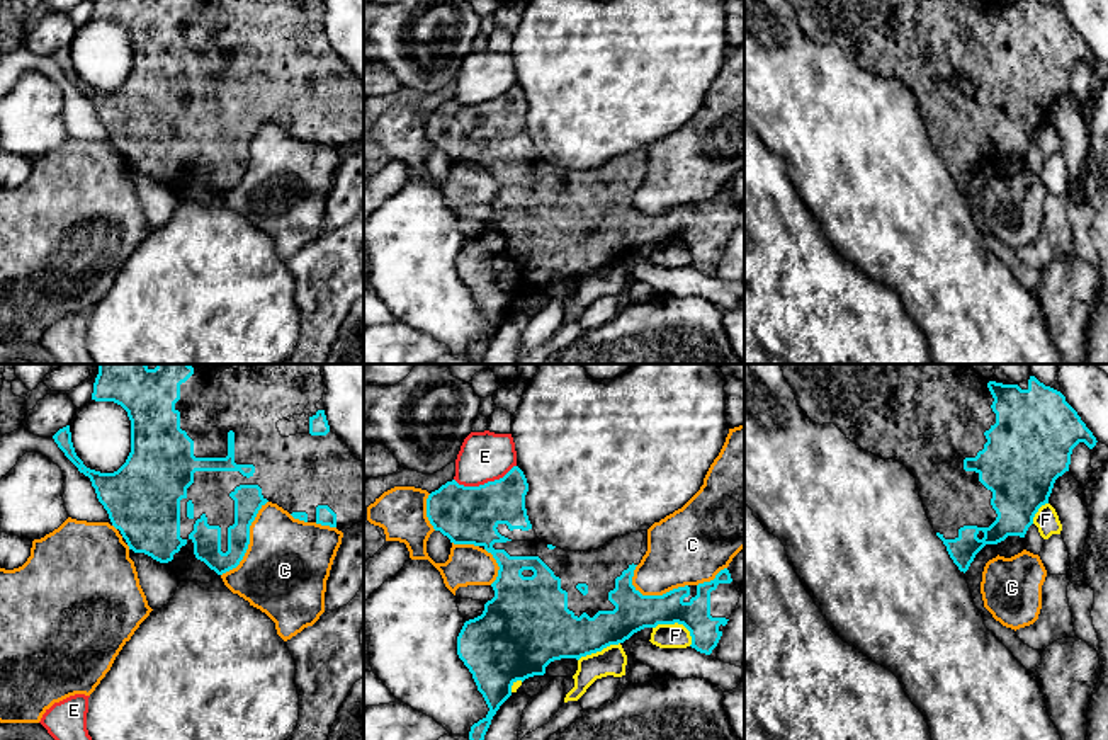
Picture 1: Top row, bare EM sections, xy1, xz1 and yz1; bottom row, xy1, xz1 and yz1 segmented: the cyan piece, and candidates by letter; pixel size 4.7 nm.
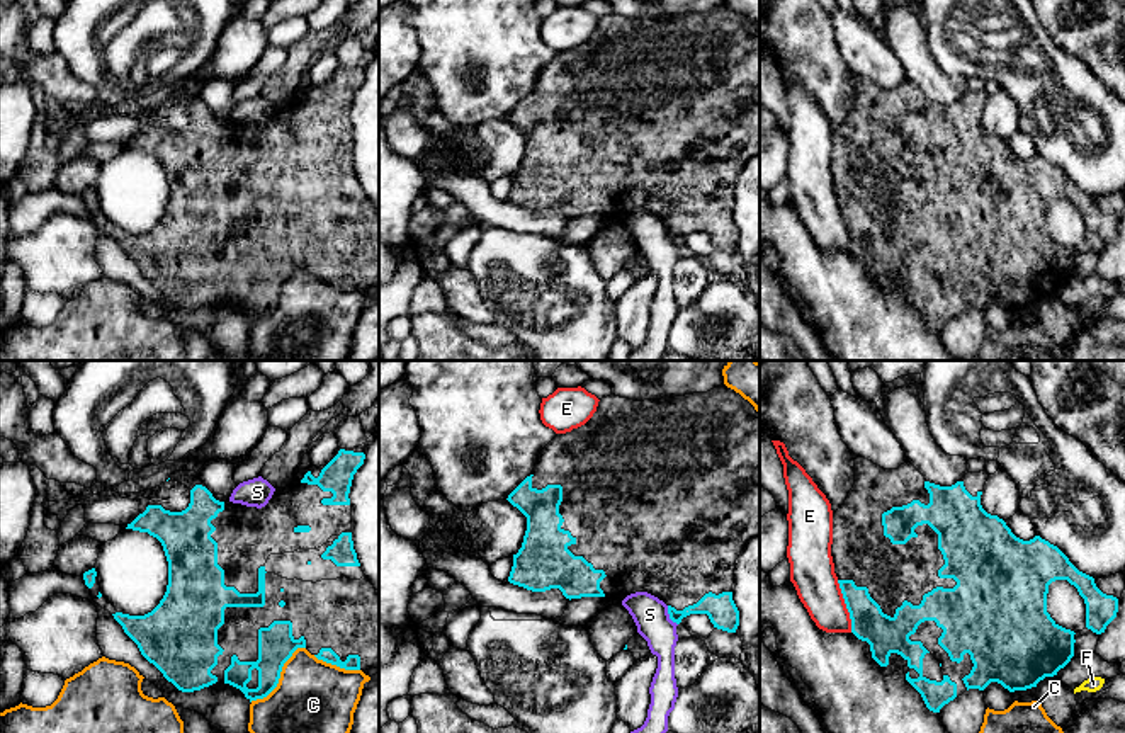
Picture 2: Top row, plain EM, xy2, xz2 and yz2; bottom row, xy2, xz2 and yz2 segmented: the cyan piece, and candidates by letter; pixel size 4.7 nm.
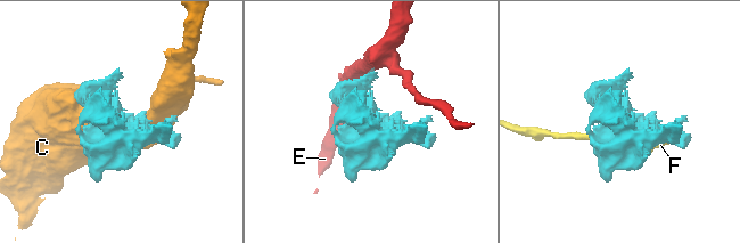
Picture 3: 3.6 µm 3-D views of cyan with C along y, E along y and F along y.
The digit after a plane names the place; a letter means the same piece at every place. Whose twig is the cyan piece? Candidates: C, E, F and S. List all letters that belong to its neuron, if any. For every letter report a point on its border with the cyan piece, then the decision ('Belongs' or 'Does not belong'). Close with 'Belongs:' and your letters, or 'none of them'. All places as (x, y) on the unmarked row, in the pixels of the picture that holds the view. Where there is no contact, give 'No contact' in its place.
C: Touches cyan at xy1 (248, 160). Does not belong
E: Touches cyan at xz1 (485, 102). Does not belong
F: Touches cyan at xz1 (677, 240). Does not belong
S: Touches cyan at xz2 (670, 235). Does not belong
Belongs: none of them

